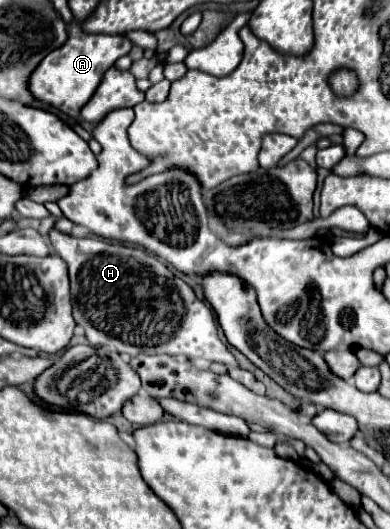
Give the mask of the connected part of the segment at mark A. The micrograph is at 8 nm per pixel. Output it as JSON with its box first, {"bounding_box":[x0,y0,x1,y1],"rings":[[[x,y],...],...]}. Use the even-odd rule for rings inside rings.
{"bounding_box":[30,23,132,117],"rings":[[[80,23],[68,25],[68,39],[62,47],[54,49],[36,67],[30,77],[30,91],[38,101],[54,105],[70,117],[78,117],[80,109],[94,95],[106,69],[110,69],[122,55],[130,53],[132,41],[126,35],[92,35],[84,33]]]}

